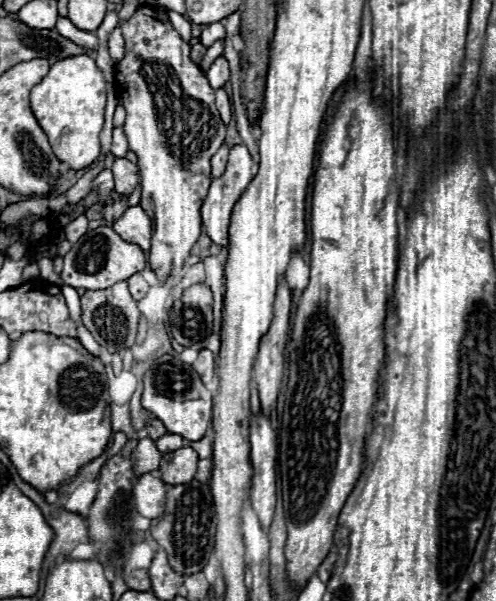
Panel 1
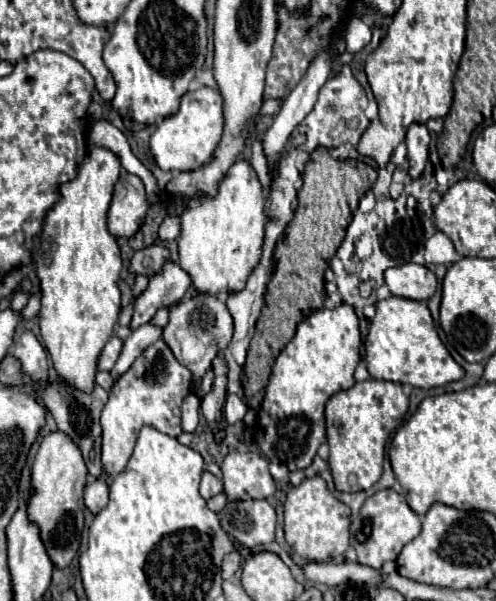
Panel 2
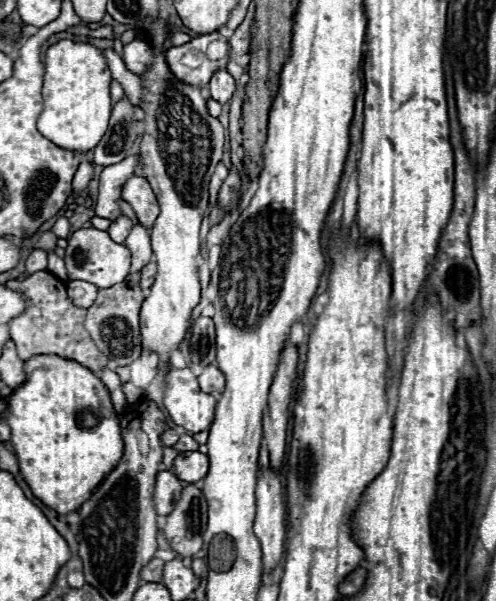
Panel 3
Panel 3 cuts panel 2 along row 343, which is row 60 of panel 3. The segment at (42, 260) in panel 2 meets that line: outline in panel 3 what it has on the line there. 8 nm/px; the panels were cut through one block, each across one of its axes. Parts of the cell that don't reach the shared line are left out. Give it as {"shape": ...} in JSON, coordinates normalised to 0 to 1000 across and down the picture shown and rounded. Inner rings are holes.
{"shape":[[[117,67],[93,83],[89,93],[89,183],[77,196],[77,216],[113,243],[177,253],[185,250],[218,213],[218,196],[226,186],[222,170],[222,136],[226,123],[218,116],[214,97],[190,73]]]}

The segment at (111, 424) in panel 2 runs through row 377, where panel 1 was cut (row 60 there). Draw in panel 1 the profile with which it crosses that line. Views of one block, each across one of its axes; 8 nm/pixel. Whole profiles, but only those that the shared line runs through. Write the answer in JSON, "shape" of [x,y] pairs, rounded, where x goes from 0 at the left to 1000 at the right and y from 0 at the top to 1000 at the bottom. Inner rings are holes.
{"shape":[[[282,10],[278,20],[242,40],[254,67],[254,93],[234,106],[234,156],[254,180],[250,220],[262,250],[278,260],[278,280],[286,293],[286,333],[282,343],[294,349],[310,373],[302,443],[323,469],[343,459],[359,459],[371,436],[383,426],[387,409],[403,393],[403,343],[423,309],[423,263],[448,243],[456,210],[431,176],[431,150],[423,146],[415,123],[383,100],[383,73],[363,63],[347,47],[335,23],[306,13]]]}

